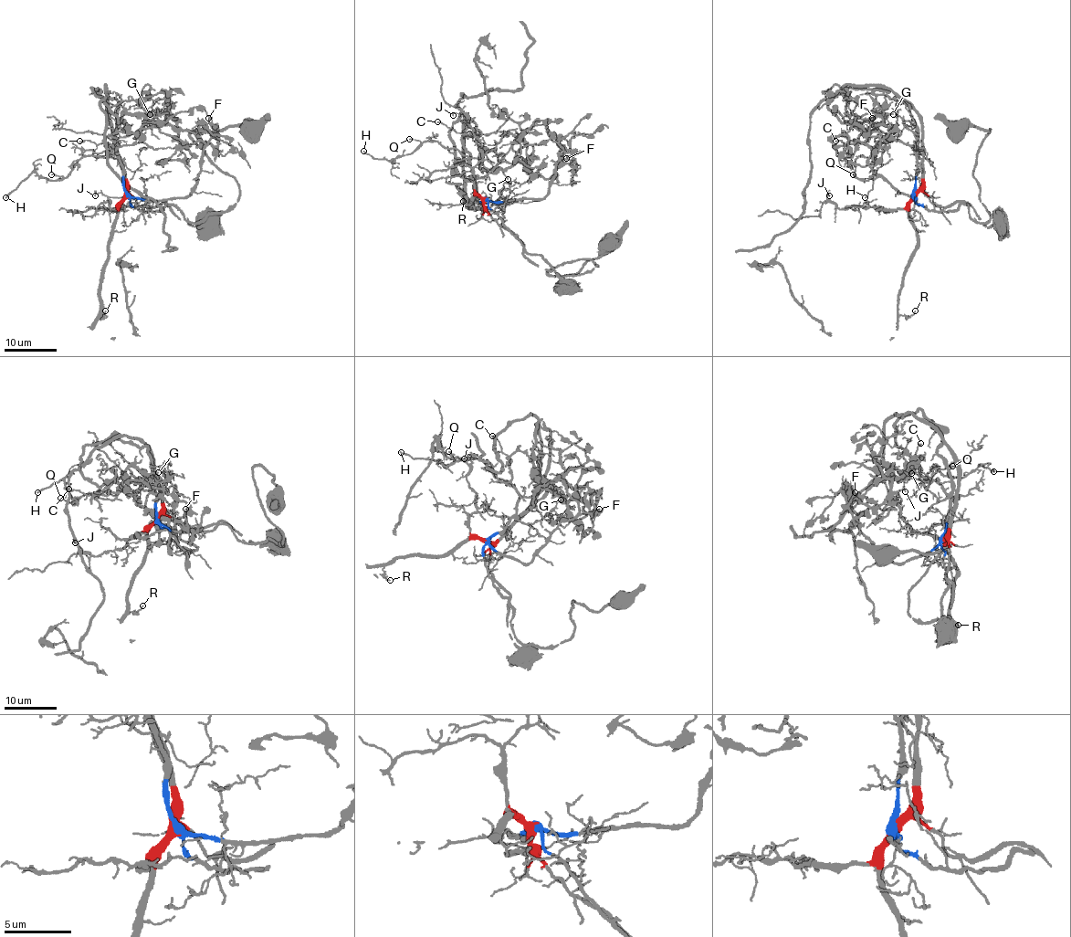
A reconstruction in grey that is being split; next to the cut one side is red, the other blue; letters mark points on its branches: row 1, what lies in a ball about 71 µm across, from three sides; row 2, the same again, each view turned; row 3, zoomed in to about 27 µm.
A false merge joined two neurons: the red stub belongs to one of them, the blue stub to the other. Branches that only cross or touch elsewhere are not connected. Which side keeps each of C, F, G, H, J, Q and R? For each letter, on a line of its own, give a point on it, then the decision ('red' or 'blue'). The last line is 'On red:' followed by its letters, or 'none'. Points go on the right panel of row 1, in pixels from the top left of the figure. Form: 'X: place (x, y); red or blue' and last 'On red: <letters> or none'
C: place (835, 141); blue
F: place (872, 118); blue
G: place (893, 114); blue
H: place (865, 197); blue
J: place (829, 195); red
Q: place (853, 174); blue
R: place (915, 310); red
On red: J, R

